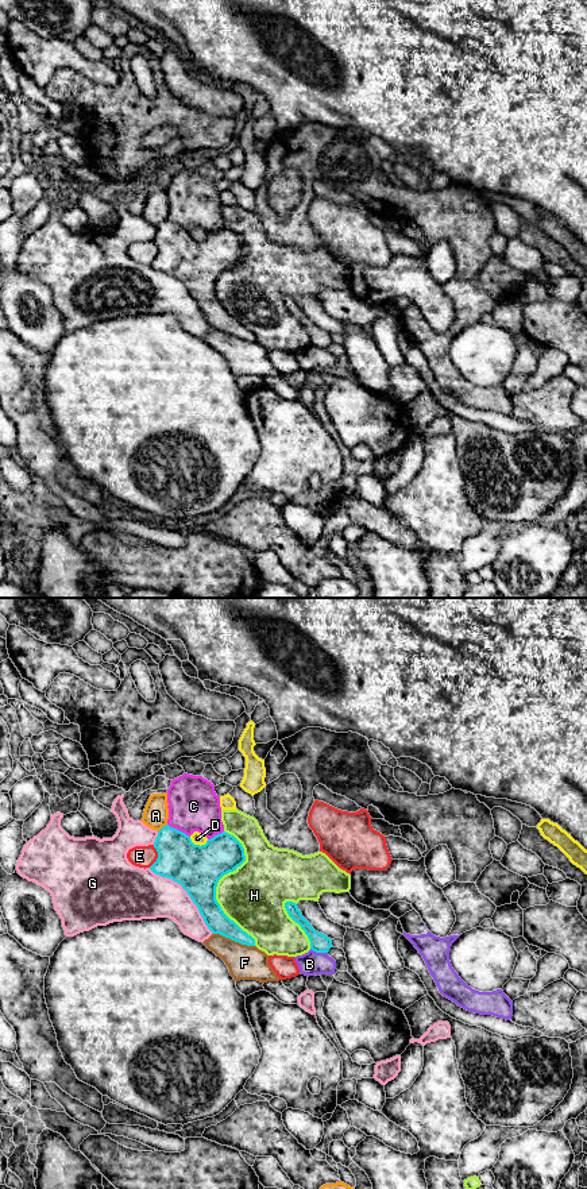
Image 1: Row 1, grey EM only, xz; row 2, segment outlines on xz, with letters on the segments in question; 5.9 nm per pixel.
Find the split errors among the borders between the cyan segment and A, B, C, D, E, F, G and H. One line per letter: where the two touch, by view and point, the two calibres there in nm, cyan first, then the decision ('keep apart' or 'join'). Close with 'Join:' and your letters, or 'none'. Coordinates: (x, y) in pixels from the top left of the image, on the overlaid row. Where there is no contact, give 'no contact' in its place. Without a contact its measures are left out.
A: contact xz (162, 827); calibres 260 and 150 nm; keep apart
B: contact xz (319, 952); calibres 110 and 140 nm; keep apart
C: contact xz (178, 830); calibres 280 and 300 nm; keep apart
D: contact xz (199, 845); calibres 280 and 80 nm; keep apart
E: contact xz (158, 856); calibres 280 and 130 nm; keep apart
F: contact xz (234, 939); calibres 140 and 200 nm; keep apart
G: contact xz (188, 894); calibres 280 and 280 nm; keep apart
H: contact xz (216, 886); calibres 280 and 380 nm; keep apart
Join: none

